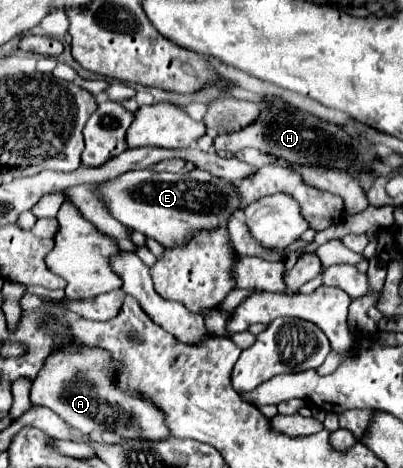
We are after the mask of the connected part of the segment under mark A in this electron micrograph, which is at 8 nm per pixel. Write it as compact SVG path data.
M67 346L45 360L31 386L31 404L51 408L61 420L65 420L65 424L81 434L111 430L123 438L125 434L149 440L167 438L169 430L163 422L163 412L159 412L143 396L119 392L115 386L115 366L117 362L113 362L113 358L101 348Z

